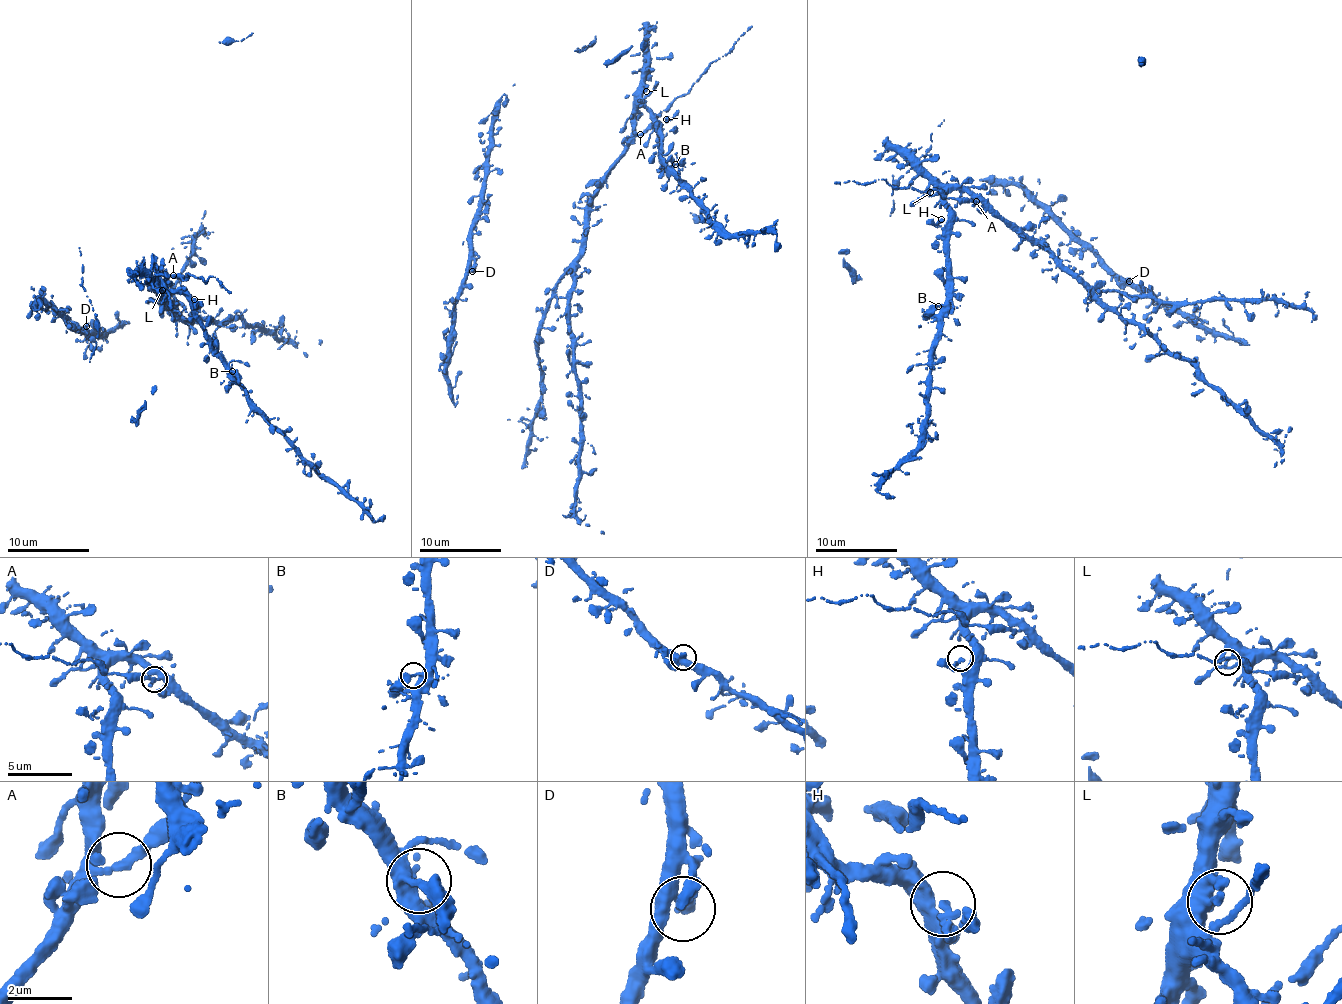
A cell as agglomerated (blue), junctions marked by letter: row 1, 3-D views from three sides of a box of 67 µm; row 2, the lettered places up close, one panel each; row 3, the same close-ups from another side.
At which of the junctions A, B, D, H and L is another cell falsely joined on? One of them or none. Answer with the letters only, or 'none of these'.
A

